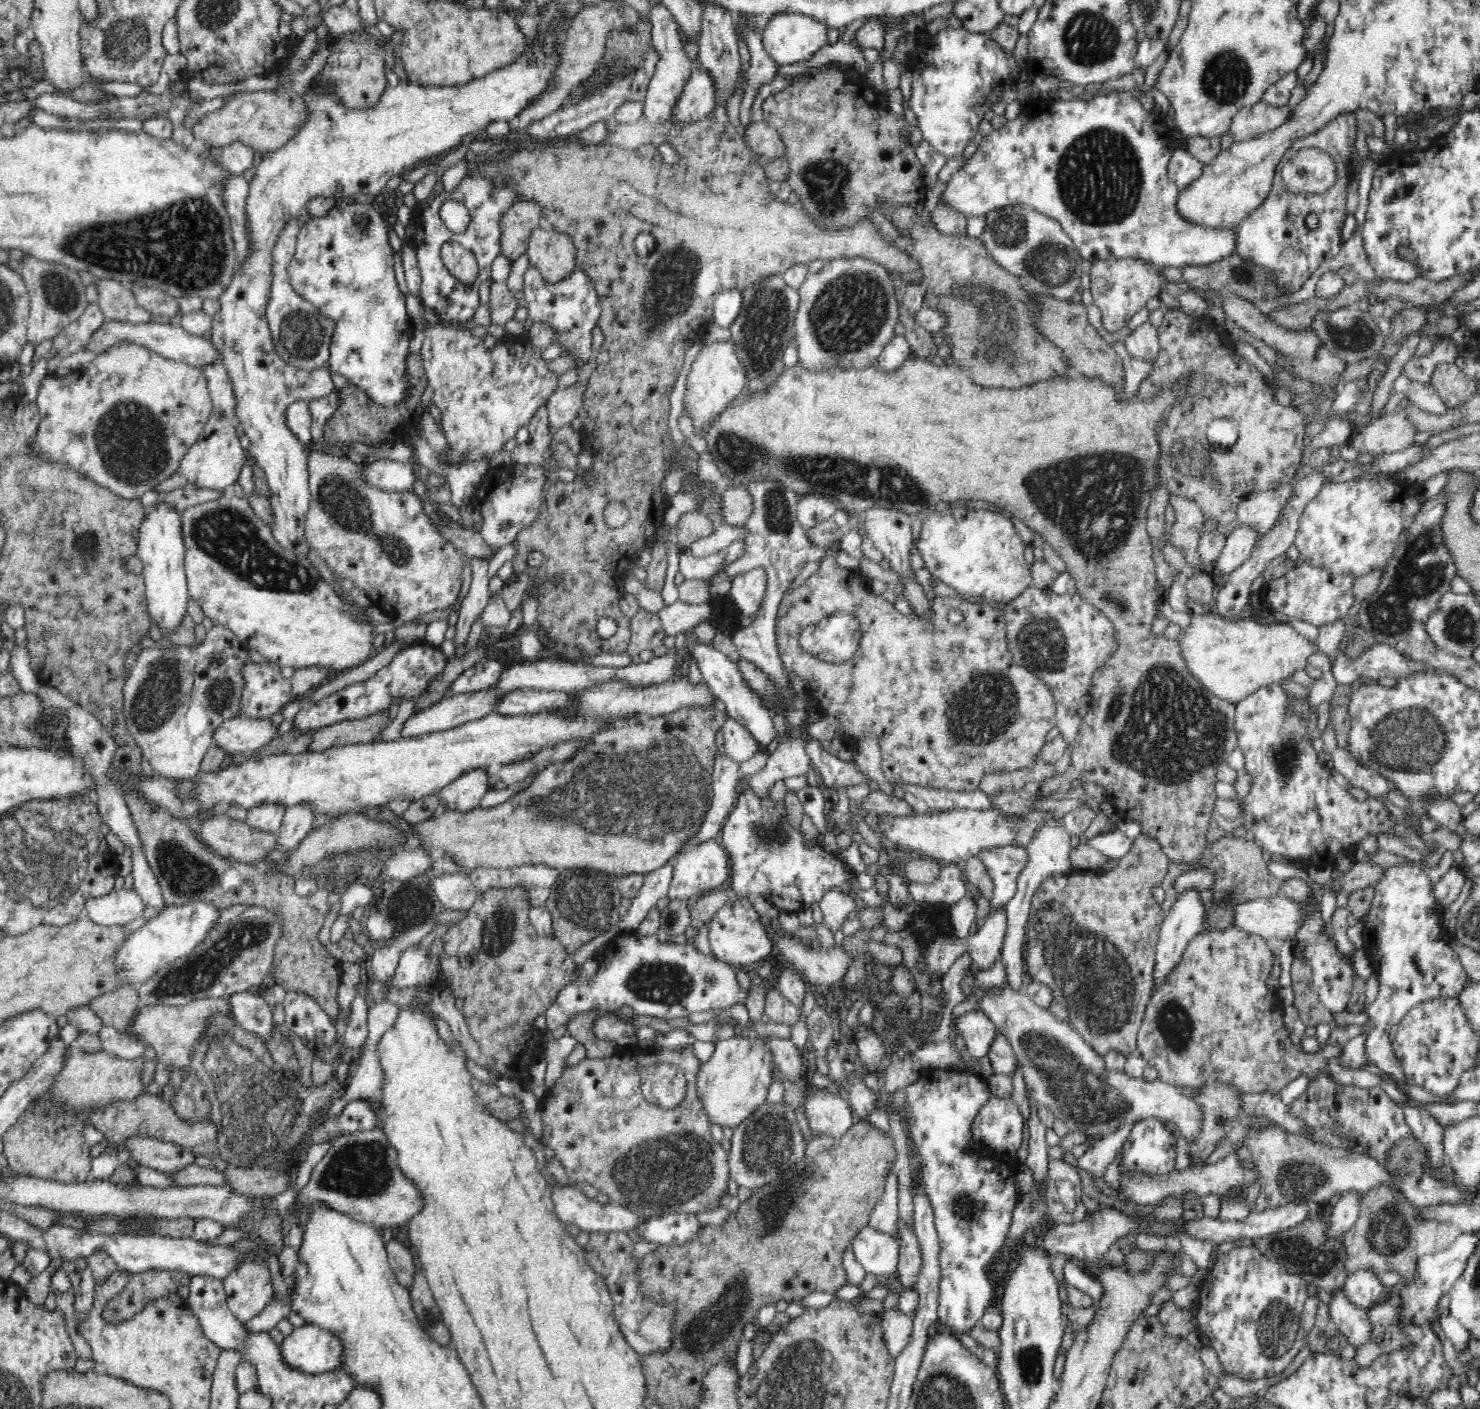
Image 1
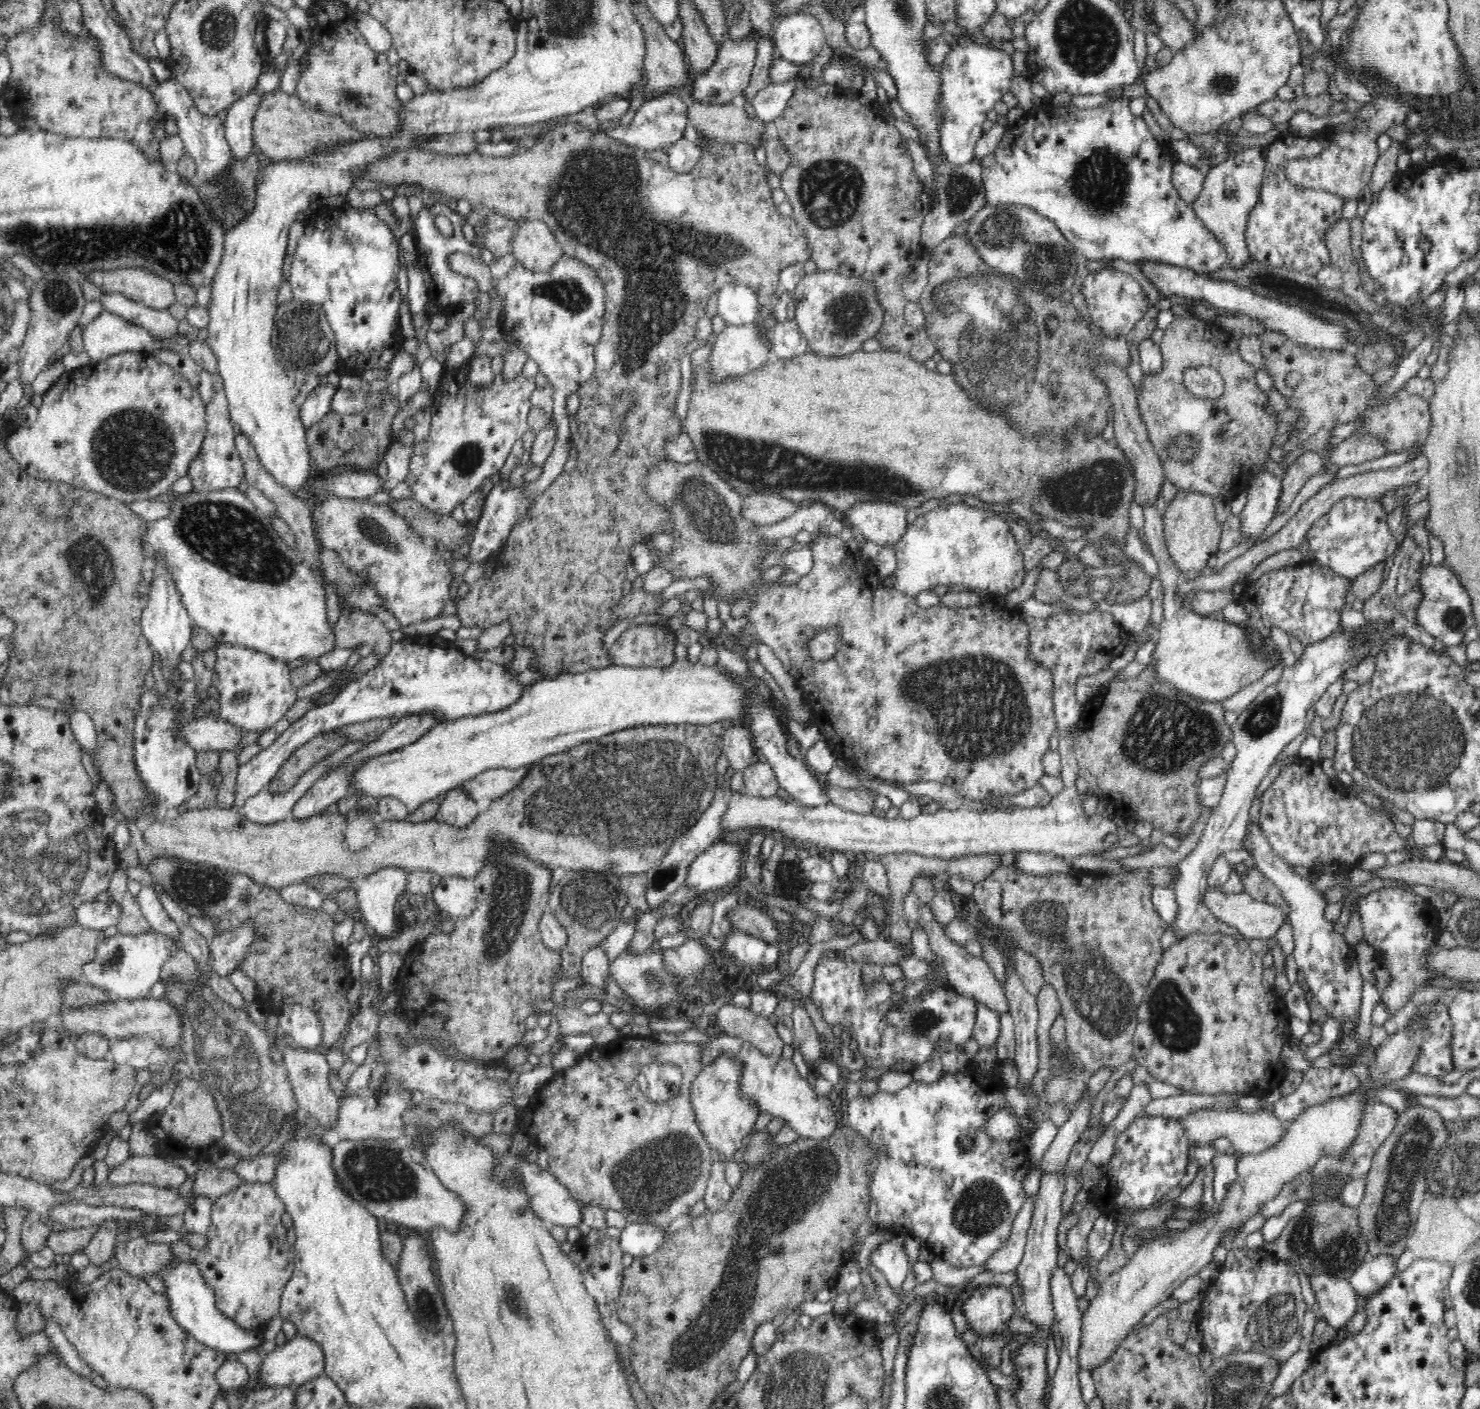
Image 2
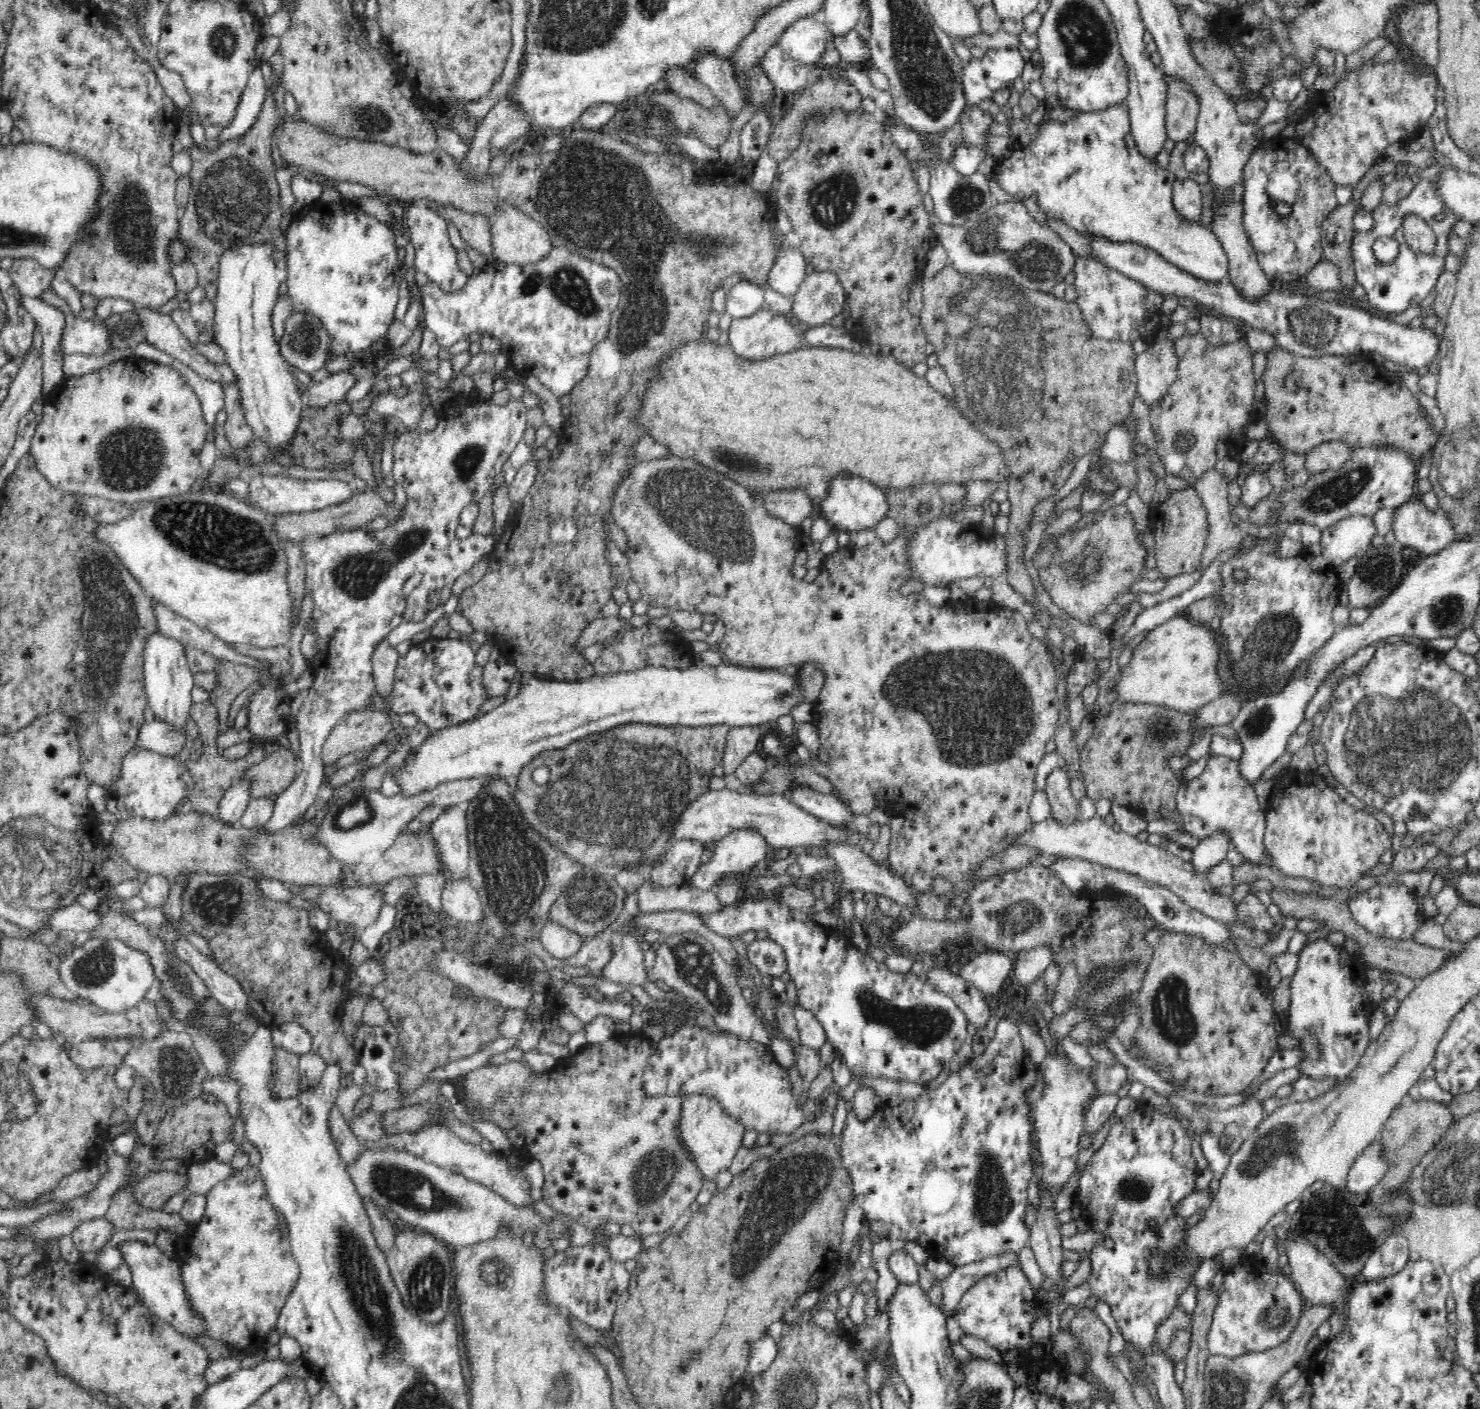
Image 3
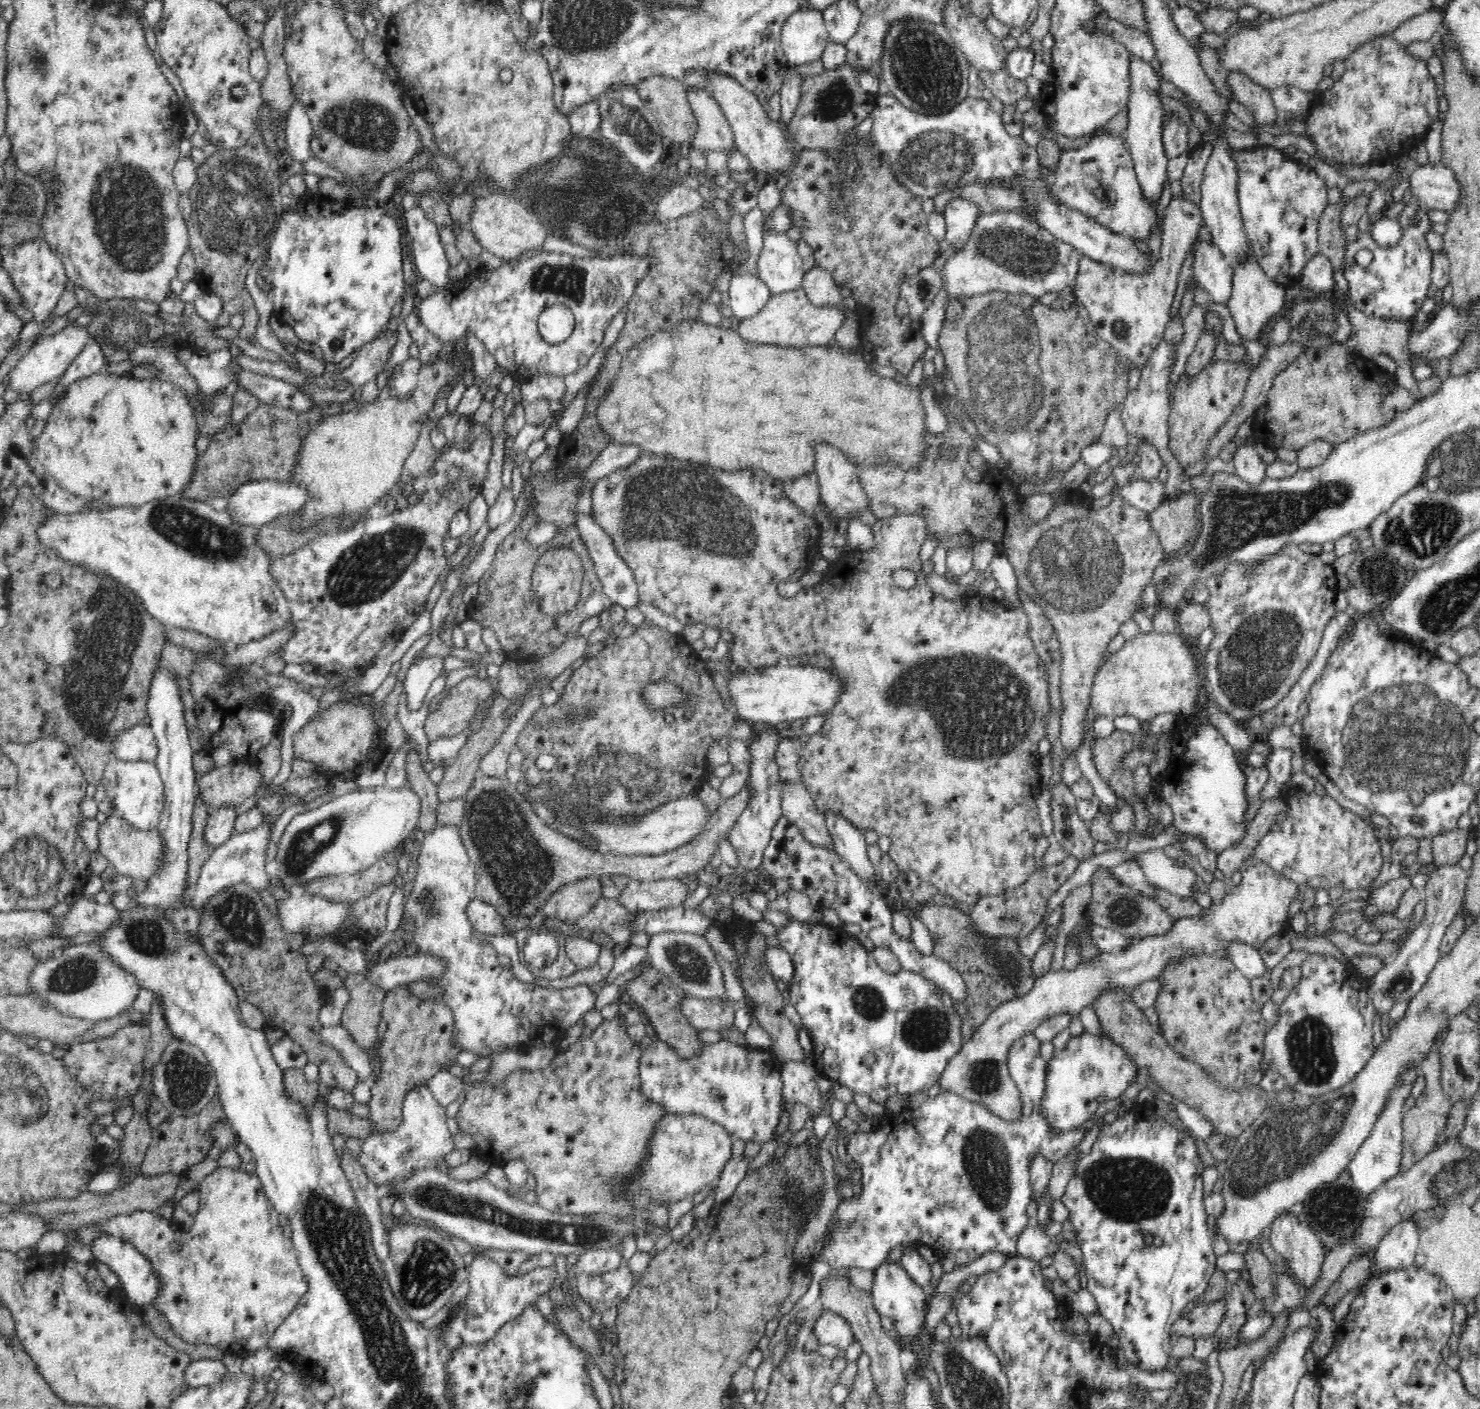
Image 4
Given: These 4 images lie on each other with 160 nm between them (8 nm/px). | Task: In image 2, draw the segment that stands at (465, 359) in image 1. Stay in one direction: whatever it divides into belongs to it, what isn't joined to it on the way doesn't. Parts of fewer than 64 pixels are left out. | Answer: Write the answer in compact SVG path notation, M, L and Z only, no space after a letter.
M446 368L440 390L437 390L438 404L436 410L432 410L429 434L417 444L411 444L413 454L405 481L412 490L412 498L430 512L451 515L458 506L463 506L473 492L481 491L486 478L499 472L506 464L512 446L529 428L526 419L530 412L530 392L536 388L536 380L524 376L518 376L512 382L504 382L502 376L496 376L490 388L480 388L474 386L468 374L464 374L460 368Z

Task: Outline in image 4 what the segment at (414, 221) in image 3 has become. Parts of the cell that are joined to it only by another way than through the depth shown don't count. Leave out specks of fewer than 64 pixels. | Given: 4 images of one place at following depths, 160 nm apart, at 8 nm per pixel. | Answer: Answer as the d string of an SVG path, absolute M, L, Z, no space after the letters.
M420 206L398 211L401 222L406 225L409 242L412 244L412 260L418 279L429 280L437 288L448 287L449 262L439 237L439 228L428 218Z

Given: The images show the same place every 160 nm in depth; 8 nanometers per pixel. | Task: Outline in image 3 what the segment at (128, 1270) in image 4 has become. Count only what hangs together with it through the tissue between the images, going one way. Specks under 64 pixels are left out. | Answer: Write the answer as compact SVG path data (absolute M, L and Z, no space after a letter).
M127 1240L117 1245L124 1263L130 1267L132 1287L136 1289L138 1297L162 1321L170 1324L178 1333L193 1338L195 1335L208 1335L207 1322L202 1313L192 1305L186 1293L185 1274L175 1259L170 1259L156 1245L148 1242Z

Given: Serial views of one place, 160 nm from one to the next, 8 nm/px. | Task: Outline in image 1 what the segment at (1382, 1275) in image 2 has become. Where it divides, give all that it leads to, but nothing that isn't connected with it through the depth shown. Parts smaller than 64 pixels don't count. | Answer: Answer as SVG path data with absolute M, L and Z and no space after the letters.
M1360 1269L1347 1276L1343 1284L1344 1293L1354 1306L1368 1311L1373 1302L1382 1301L1384 1285L1380 1276L1370 1269Z

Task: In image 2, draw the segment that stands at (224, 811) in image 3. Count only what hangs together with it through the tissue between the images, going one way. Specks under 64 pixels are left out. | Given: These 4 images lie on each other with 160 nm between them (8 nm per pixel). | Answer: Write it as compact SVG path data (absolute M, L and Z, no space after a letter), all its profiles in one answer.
M437 634L393 642L390 652L374 668L346 684L342 693L336 694L326 705L308 710L272 745L262 749L246 764L239 765L232 808L240 810L248 798L265 790L294 750L318 734L382 717L428 714L445 722L505 711L516 704L527 690L516 679L517 676L502 662L474 659Z

